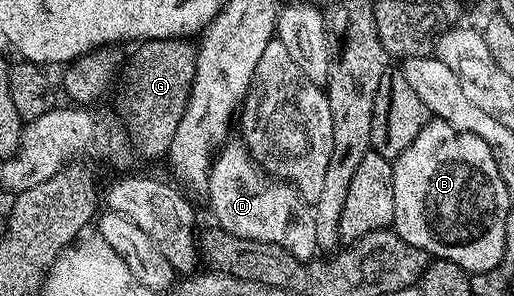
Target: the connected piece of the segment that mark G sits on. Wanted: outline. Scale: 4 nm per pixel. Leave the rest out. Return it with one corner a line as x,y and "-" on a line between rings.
180,37
144,41
135,49
124,65
126,86
118,97
116,113
141,156
165,158
192,95
198,50
193,40

